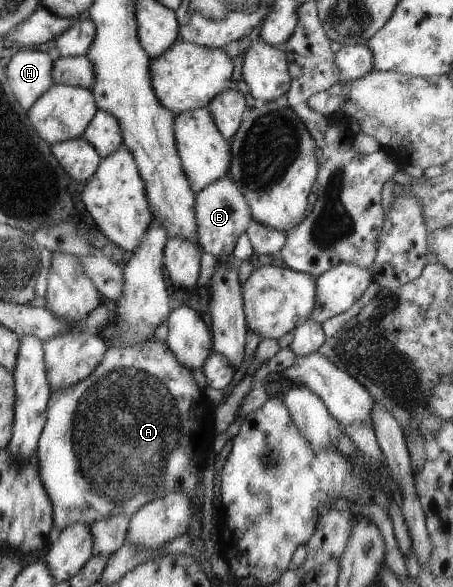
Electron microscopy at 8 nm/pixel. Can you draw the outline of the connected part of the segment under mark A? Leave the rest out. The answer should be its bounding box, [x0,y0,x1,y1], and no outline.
[33,338,203,530]

